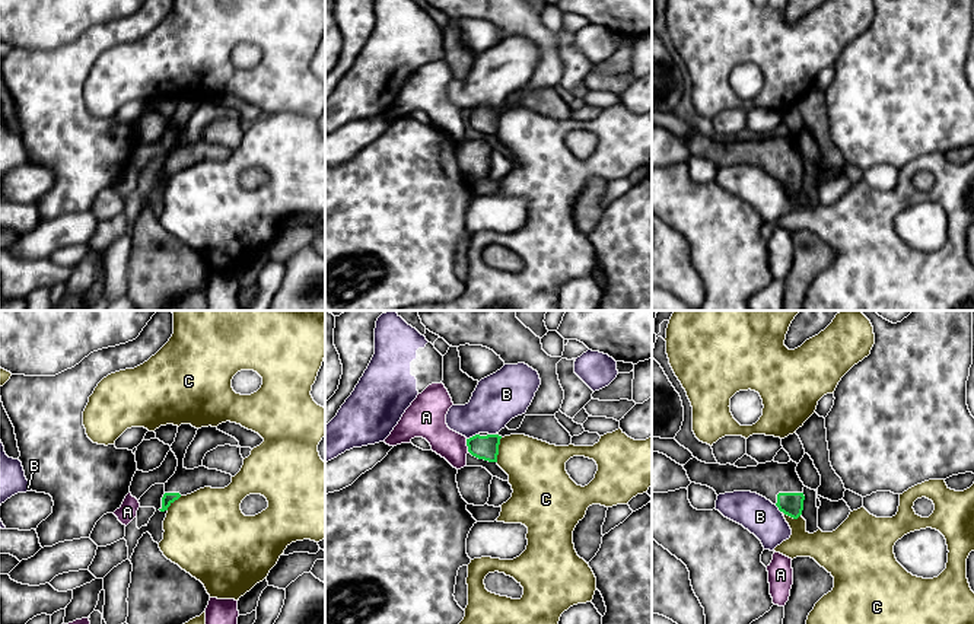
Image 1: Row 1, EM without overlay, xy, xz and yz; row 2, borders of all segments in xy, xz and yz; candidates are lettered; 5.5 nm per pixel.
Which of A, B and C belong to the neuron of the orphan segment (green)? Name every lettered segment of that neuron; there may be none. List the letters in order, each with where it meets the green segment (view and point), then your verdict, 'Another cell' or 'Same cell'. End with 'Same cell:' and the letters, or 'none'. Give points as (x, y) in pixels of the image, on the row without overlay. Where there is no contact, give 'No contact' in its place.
A: Touches green at xz (467, 118). Another cell
B: Touches green at xz (473, 110). Another cell
C: Touches green at xz (497, 123). Another cell
Same cell: none

